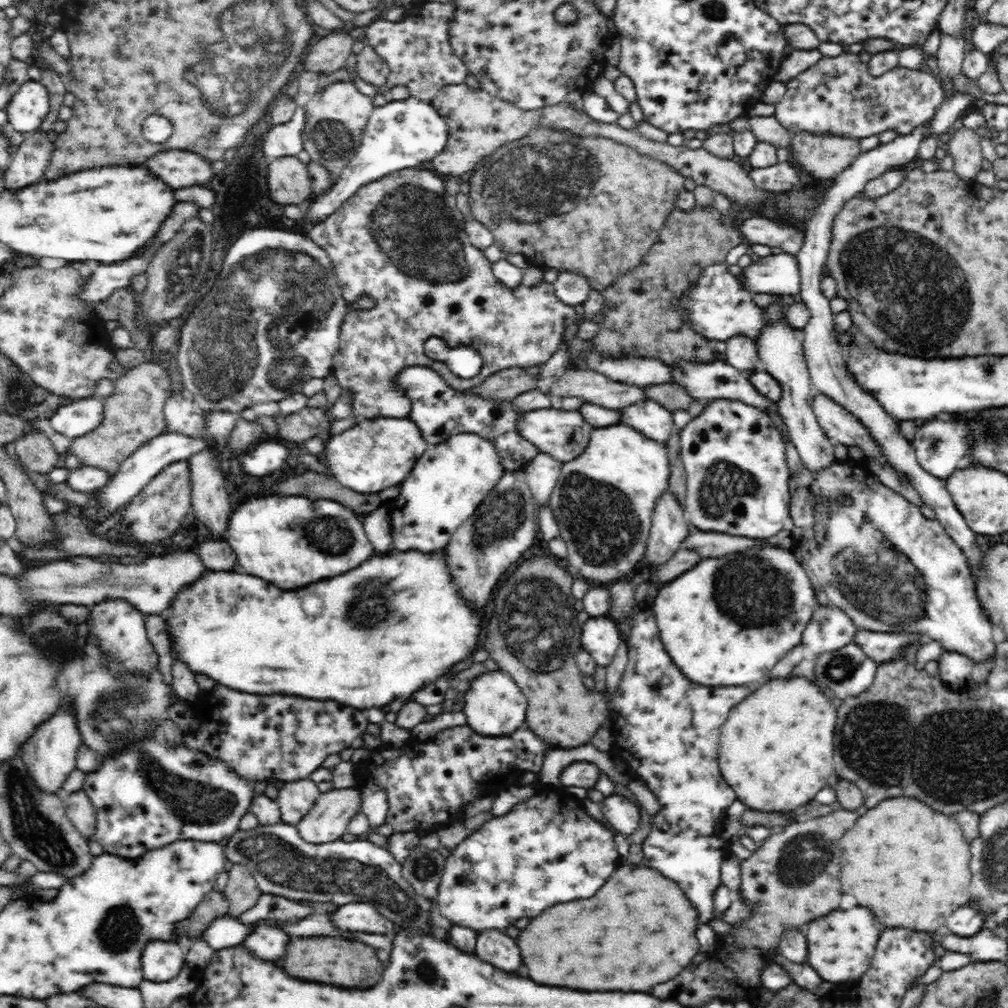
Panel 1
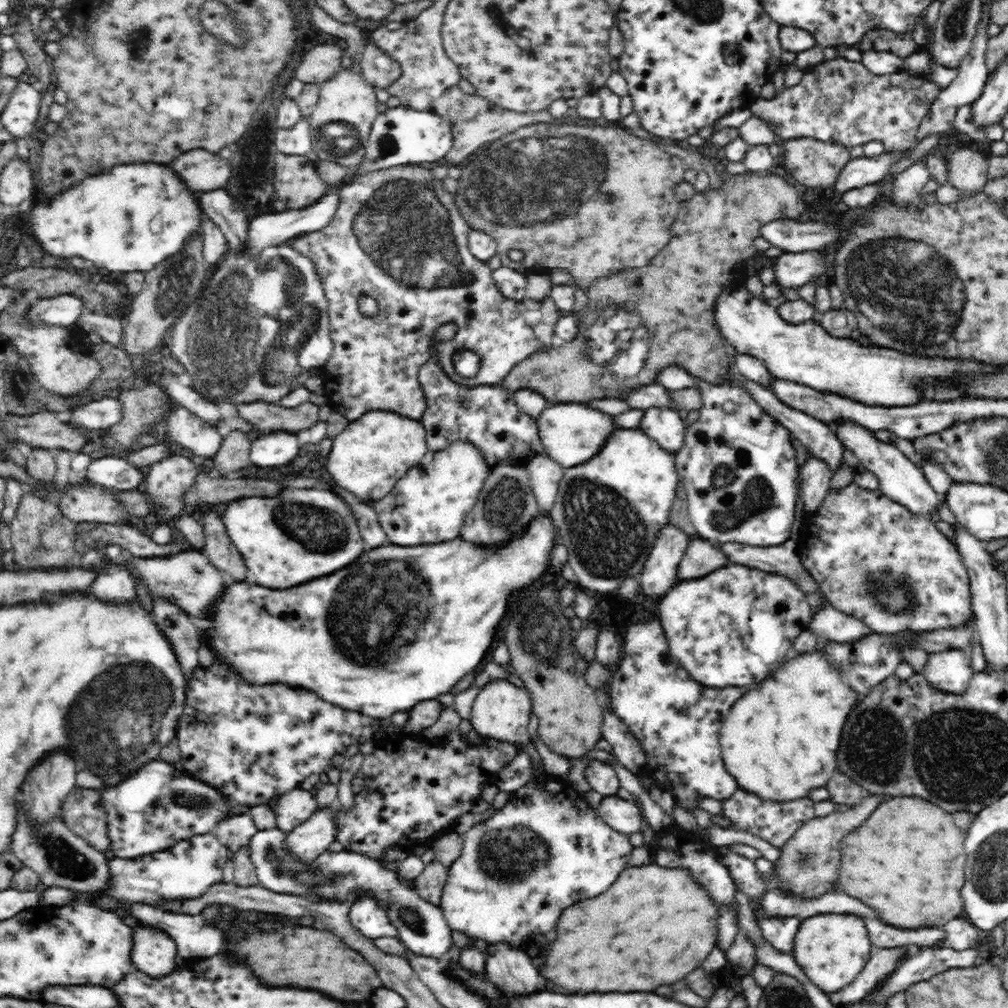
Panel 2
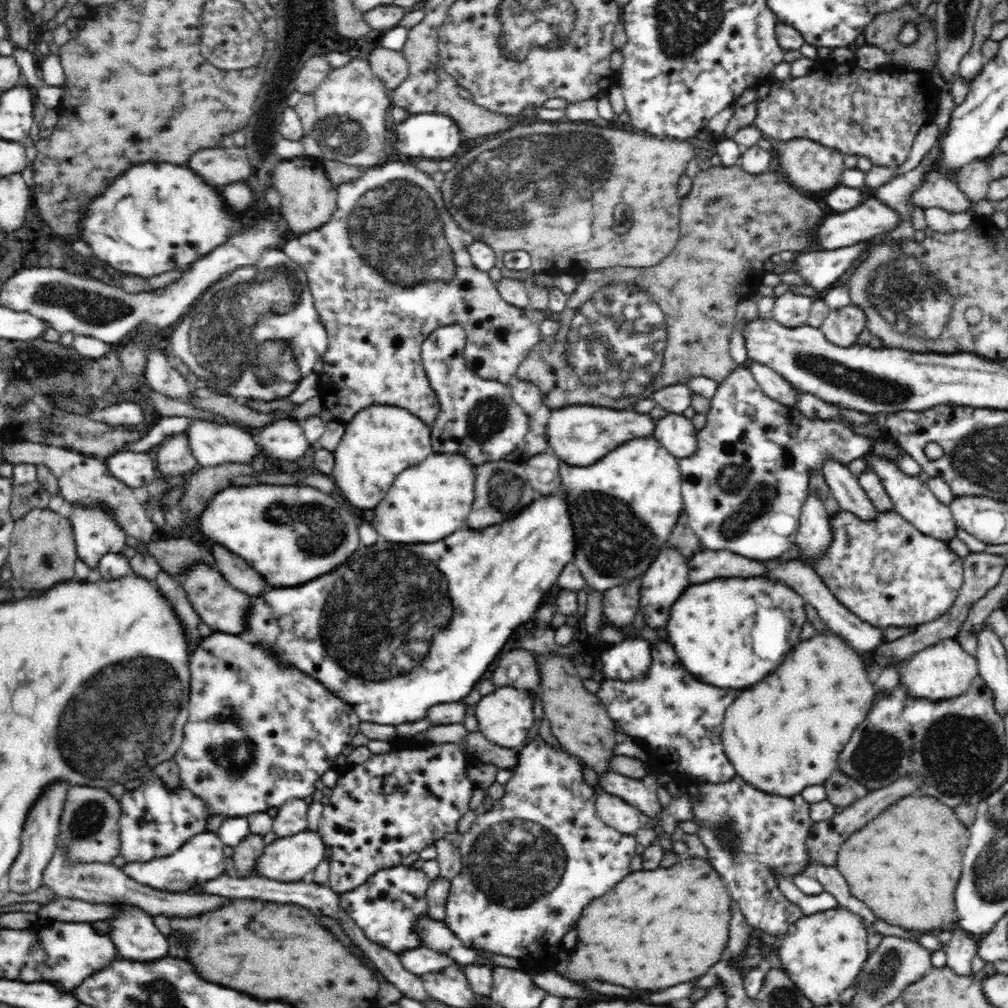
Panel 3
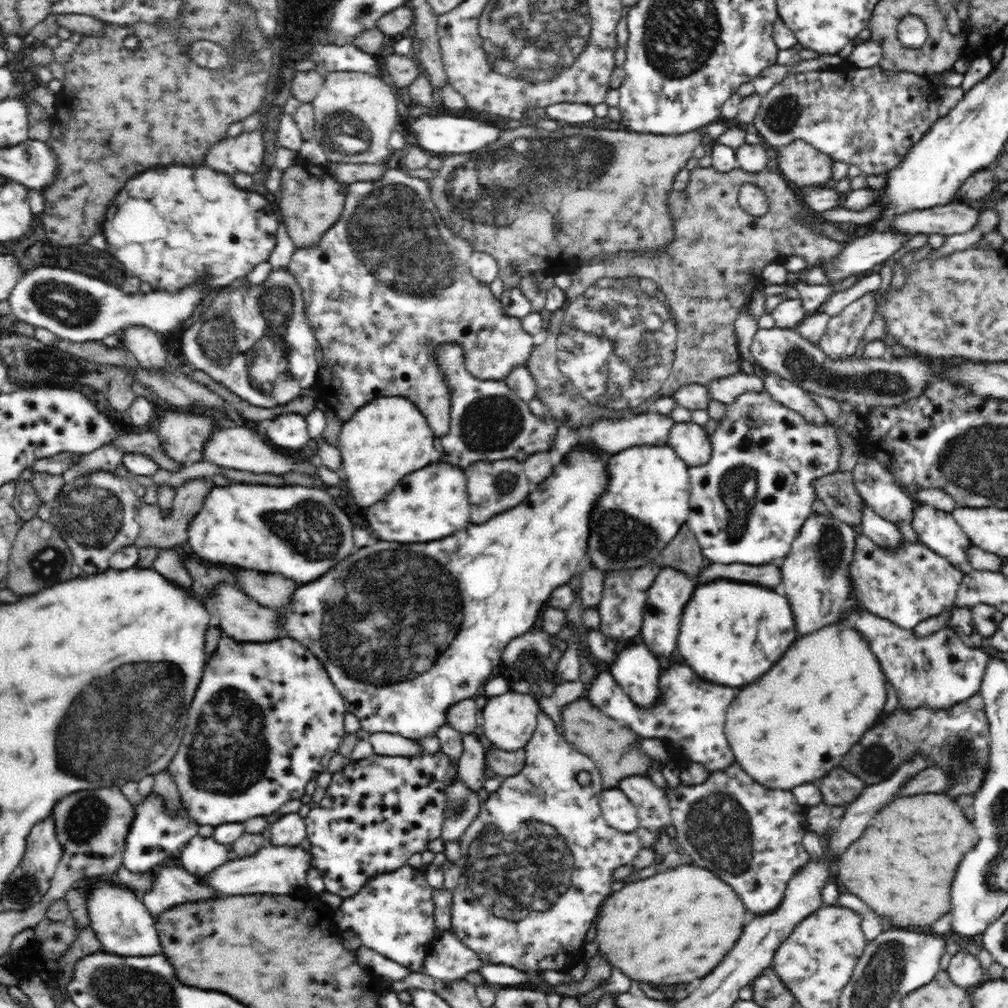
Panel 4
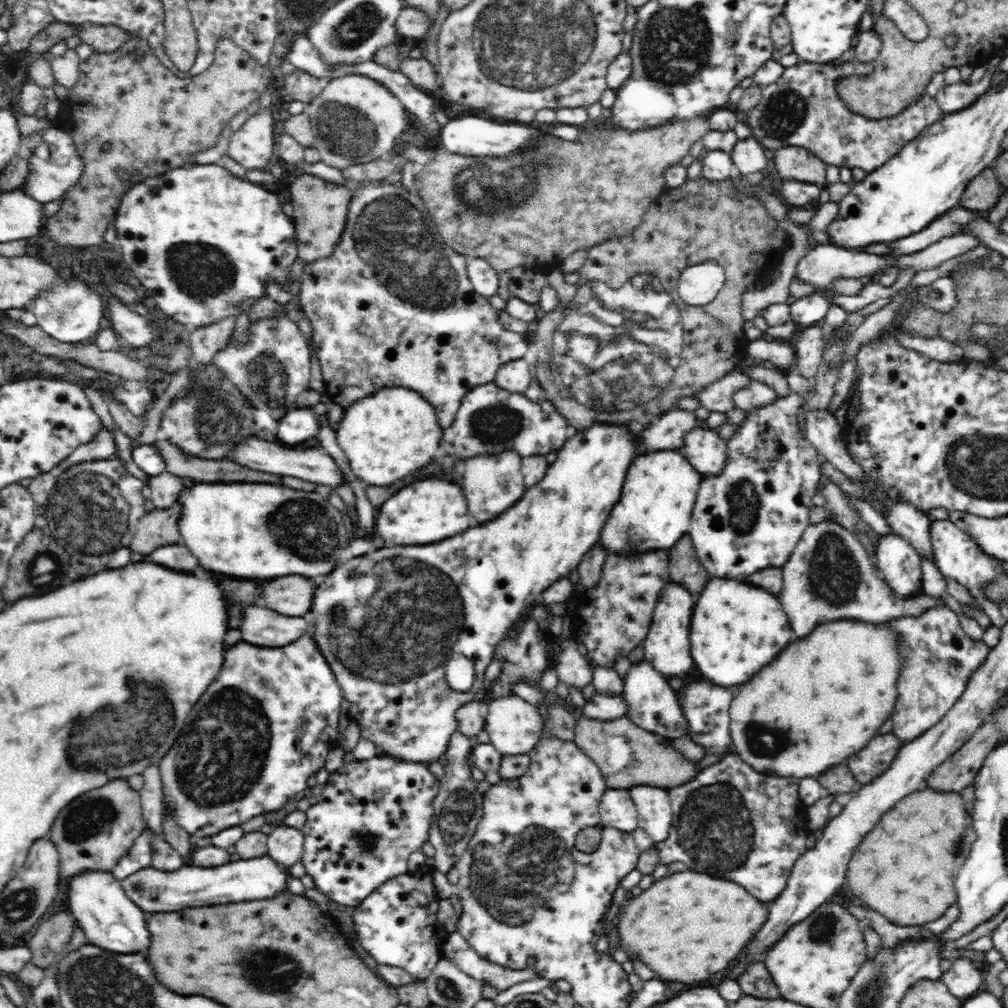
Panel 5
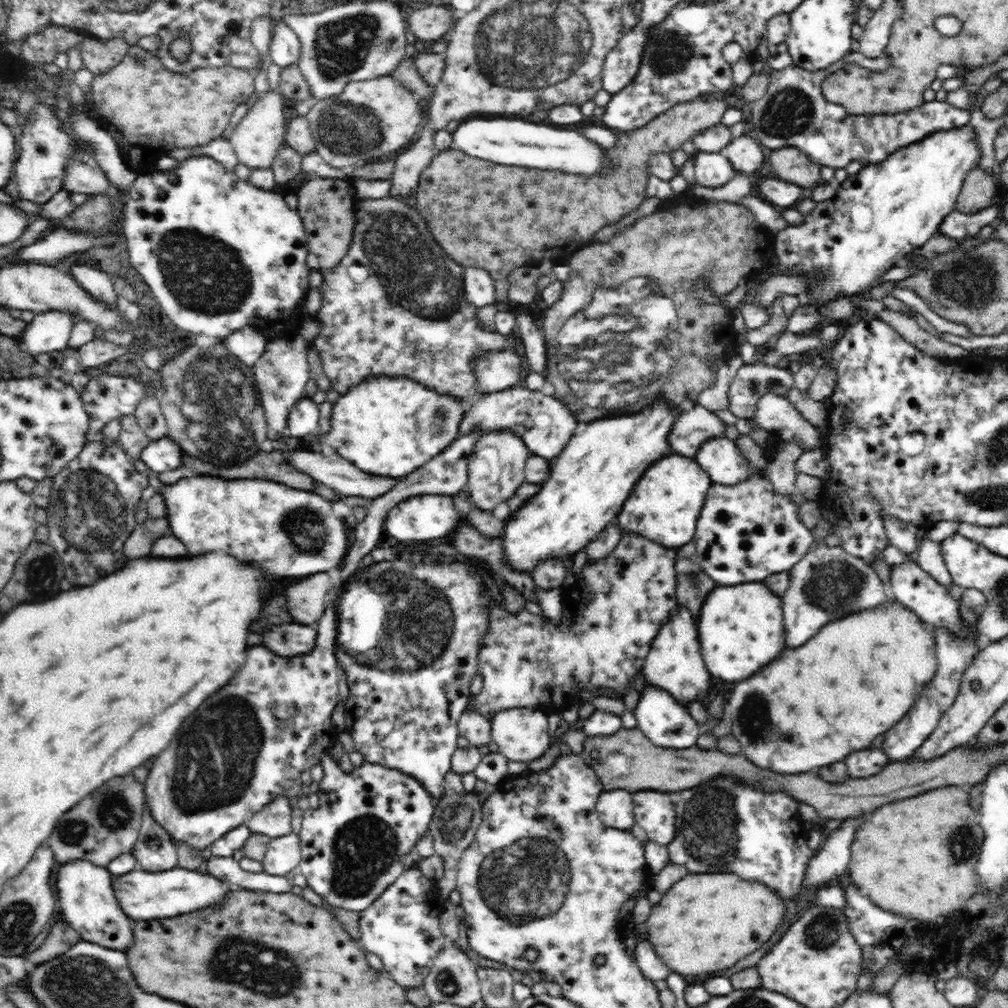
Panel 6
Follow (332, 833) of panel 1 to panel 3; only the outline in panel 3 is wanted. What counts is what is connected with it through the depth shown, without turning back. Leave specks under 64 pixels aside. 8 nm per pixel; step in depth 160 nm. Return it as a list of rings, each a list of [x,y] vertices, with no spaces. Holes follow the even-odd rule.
[[[317,832],[278,837],[264,847],[252,876],[291,883],[302,881],[324,859],[324,843]]]

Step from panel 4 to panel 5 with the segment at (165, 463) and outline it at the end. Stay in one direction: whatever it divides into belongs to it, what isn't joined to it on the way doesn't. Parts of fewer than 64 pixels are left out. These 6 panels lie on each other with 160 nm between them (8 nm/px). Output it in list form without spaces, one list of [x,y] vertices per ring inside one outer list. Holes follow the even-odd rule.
[[[156,441],[153,444],[163,455],[166,471],[186,477],[194,482],[266,482],[278,484],[284,476],[262,474],[232,460],[212,460],[186,454],[170,441]]]

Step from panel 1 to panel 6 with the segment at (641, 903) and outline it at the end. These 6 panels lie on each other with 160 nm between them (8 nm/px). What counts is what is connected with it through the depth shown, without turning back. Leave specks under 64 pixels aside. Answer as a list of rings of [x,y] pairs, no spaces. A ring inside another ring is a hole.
[[[688,874],[668,890],[658,906],[652,908],[644,928],[648,928],[656,954],[670,970],[682,976],[710,974],[734,966],[768,942],[788,914],[789,907],[783,904],[785,899],[774,890],[766,890],[762,882],[742,882],[740,878],[734,878],[734,874]]]

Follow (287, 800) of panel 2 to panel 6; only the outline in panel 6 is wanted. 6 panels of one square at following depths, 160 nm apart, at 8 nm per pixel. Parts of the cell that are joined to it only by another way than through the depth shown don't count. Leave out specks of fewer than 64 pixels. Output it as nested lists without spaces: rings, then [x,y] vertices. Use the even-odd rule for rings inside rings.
[[[288,834],[273,838],[267,843],[267,850],[260,860],[263,871],[272,876],[284,877],[295,871],[301,860],[299,834]]]

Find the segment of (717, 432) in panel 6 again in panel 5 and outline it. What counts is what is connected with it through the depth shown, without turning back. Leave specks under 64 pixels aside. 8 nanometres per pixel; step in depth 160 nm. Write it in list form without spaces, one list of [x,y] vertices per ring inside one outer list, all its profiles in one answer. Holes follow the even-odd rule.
[[[682,408],[672,409],[672,412],[664,414],[660,418],[658,424],[642,430],[642,434],[640,434],[642,444],[646,448],[652,448],[652,452],[675,450],[682,456],[686,456],[683,438],[698,427],[699,420],[692,411],[682,410]]]

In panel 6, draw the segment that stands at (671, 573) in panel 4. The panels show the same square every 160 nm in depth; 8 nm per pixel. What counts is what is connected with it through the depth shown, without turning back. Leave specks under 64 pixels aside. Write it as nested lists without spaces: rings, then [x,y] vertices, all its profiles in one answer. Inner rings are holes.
[[[677,607],[672,618],[660,629],[655,641],[651,642],[642,674],[646,683],[669,691],[686,710],[689,709],[690,702],[706,700],[712,690],[712,678],[698,650],[698,628],[692,624],[690,611]]]

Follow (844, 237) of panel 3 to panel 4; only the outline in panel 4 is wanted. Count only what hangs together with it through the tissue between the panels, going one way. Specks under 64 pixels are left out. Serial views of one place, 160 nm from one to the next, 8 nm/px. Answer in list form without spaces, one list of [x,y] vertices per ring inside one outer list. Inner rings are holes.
[[[952,202],[900,215],[892,230],[896,233],[938,234],[945,237],[964,234],[978,224],[980,213],[978,208],[964,202]]]

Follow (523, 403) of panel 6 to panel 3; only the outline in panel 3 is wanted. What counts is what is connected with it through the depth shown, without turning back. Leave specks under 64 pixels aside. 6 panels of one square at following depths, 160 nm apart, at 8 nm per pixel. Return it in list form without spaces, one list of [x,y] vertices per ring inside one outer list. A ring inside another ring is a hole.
[[[458,323],[438,327],[429,334],[421,347],[421,371],[430,381],[430,386],[439,400],[440,412],[431,427],[434,452],[461,454],[474,466],[494,461],[510,461],[524,464],[530,457],[548,451],[545,426],[532,420],[523,408],[513,399],[508,385],[503,382],[486,380],[467,368],[463,351],[466,350],[467,334]]]

